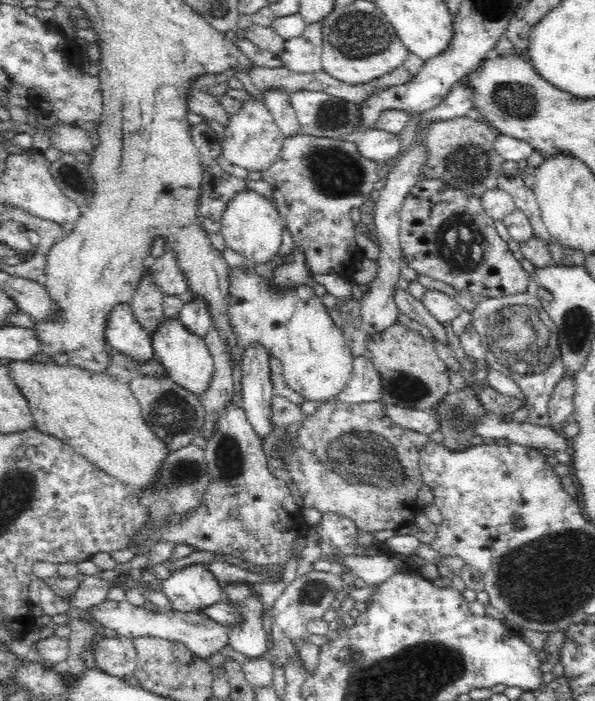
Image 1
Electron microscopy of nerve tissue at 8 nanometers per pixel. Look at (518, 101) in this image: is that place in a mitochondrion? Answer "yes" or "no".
yes

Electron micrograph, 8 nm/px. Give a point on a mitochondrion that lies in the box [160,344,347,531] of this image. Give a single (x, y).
(229, 455)

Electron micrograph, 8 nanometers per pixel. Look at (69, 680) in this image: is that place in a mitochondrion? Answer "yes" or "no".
no

